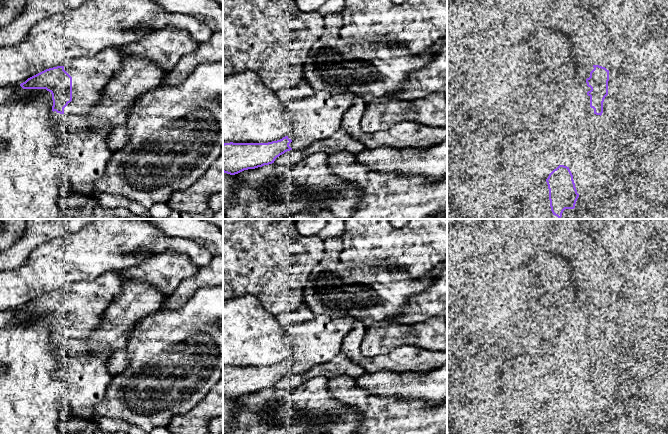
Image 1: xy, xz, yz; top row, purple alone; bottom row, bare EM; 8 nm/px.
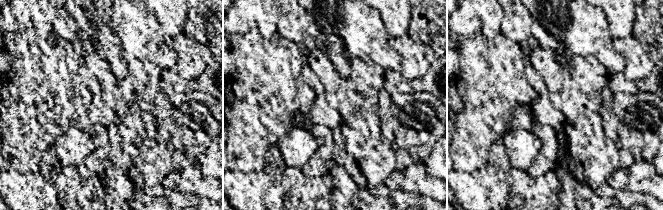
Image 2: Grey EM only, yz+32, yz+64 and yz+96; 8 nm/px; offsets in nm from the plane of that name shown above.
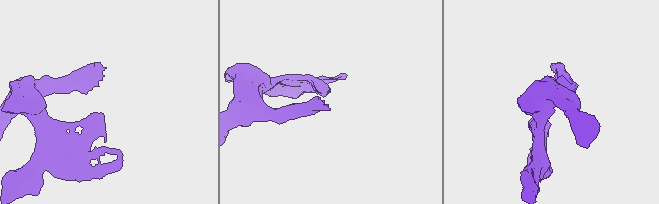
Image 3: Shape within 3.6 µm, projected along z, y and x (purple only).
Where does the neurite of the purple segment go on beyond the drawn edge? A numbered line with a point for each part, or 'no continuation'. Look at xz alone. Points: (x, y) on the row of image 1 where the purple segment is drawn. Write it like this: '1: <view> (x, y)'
1: xz (326, 109)

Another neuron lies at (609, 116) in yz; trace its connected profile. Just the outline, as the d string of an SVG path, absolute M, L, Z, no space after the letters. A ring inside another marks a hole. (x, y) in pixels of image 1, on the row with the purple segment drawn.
M608 94L603 102L601 118L605 124L603 139L606 143L616 146L618 133L618 101Z

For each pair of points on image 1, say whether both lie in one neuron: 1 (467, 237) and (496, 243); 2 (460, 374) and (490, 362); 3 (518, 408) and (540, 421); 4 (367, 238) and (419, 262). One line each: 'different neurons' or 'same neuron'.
1: same neuron
2: same neuron
3: same neuron
4: same neuron

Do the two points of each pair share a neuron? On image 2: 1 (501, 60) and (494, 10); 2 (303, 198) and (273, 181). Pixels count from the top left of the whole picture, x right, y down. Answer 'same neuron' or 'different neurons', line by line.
1: different neurons
2: different neurons

